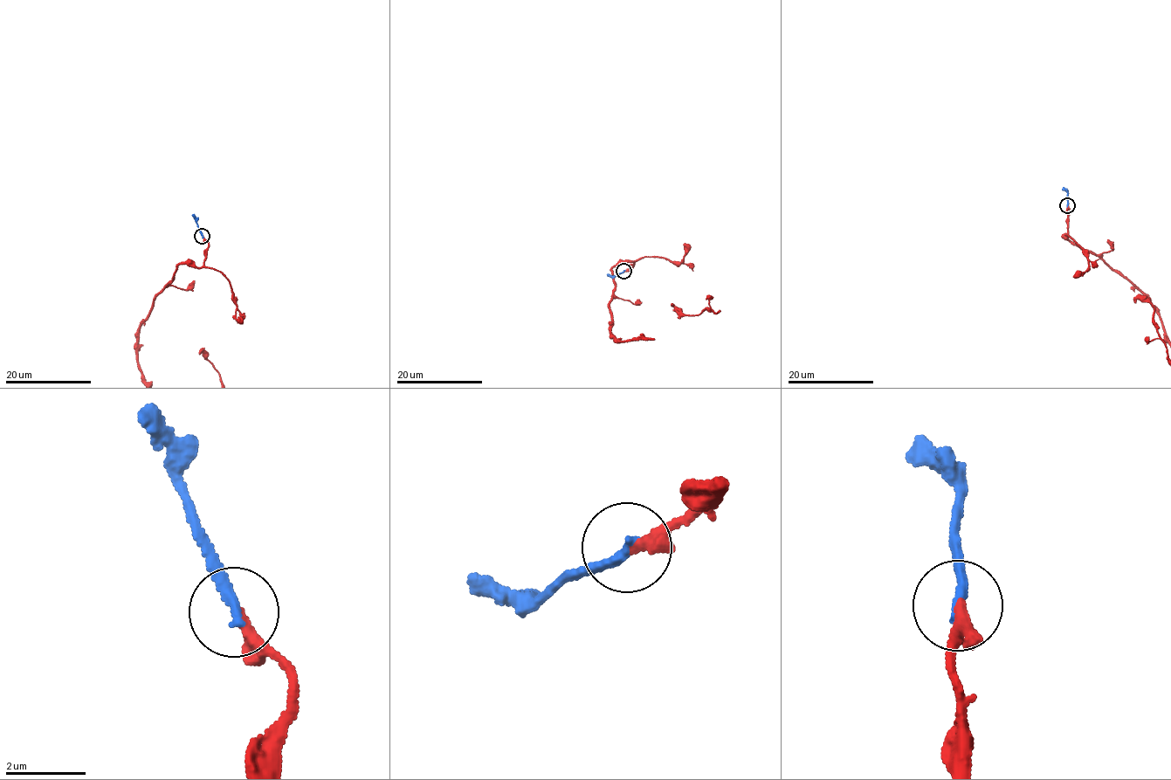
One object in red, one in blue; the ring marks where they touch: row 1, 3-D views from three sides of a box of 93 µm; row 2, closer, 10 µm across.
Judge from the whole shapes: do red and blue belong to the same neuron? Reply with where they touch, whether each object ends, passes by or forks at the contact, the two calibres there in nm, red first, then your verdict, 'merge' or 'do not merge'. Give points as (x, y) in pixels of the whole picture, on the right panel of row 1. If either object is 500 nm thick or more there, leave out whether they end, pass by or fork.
at (1067, 205); red ends there; blue ends there; 320 nm thick on the red side, 260 nm on the other; merge

